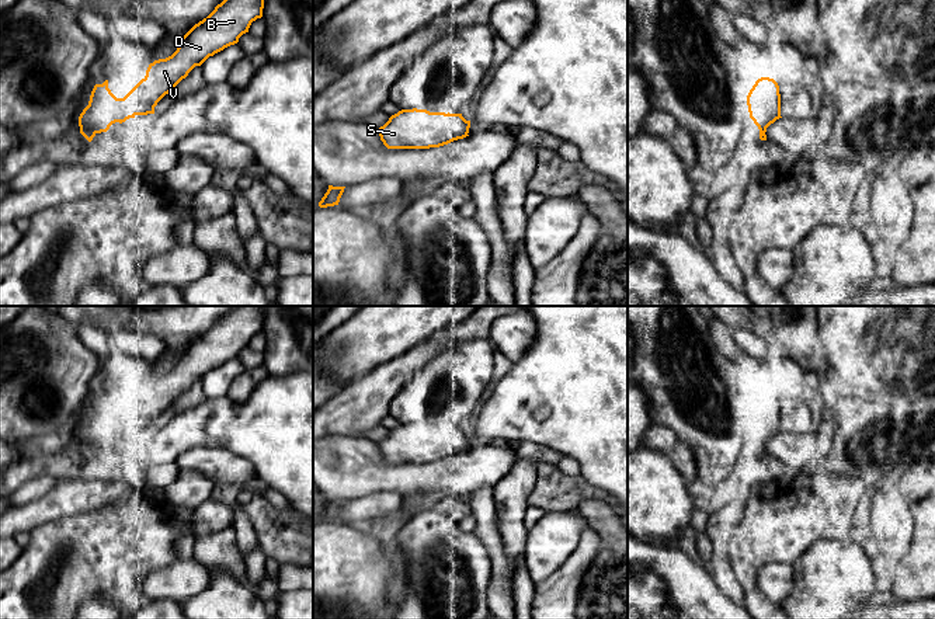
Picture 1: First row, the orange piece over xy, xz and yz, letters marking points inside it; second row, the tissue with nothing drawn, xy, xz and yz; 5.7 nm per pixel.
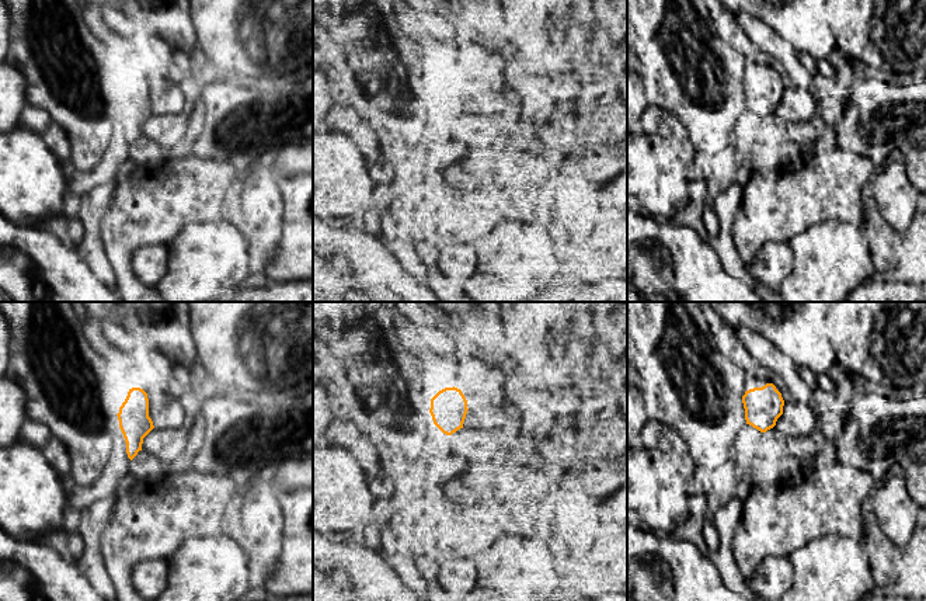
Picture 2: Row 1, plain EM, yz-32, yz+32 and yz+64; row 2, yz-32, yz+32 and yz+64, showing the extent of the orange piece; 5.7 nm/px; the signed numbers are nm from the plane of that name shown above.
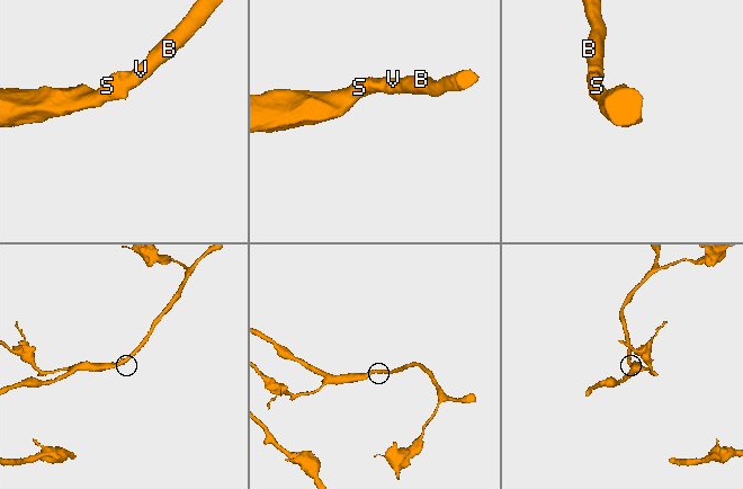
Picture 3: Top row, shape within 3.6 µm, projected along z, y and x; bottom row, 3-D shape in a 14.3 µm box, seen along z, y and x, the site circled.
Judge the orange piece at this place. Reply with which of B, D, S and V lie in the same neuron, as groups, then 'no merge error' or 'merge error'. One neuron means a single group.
B D S V; no merge error

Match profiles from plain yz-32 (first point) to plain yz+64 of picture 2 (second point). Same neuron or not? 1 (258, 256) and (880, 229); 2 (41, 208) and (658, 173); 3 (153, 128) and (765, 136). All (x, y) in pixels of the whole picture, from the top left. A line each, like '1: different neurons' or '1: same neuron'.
1: same neuron
2: same neuron
3: same neuron

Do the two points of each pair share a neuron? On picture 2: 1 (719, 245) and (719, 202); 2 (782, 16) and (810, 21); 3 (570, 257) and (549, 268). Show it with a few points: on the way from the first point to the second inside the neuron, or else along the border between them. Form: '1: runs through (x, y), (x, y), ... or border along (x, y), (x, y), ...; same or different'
1: runs through (723, 235), (724, 212); same
2: runs through (789, 16), (803, 21); same
3: border along (553, 232), (563, 277); different

